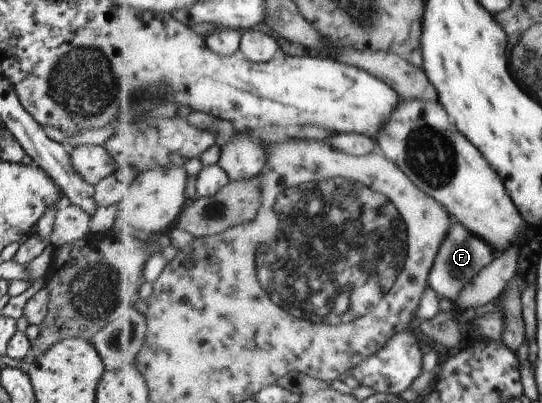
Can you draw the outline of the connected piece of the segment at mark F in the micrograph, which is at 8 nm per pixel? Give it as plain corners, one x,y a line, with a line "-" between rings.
454,221
449,234
450,236
444,242
439,256
435,260
435,266
432,267
429,285
439,296
444,296
455,304
455,300
464,286
498,255
485,240
471,233
462,223

